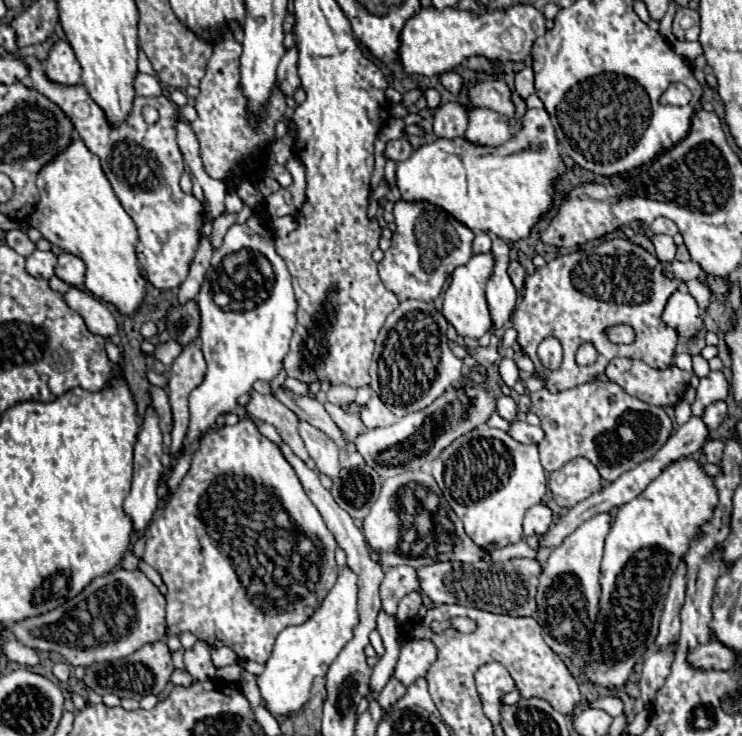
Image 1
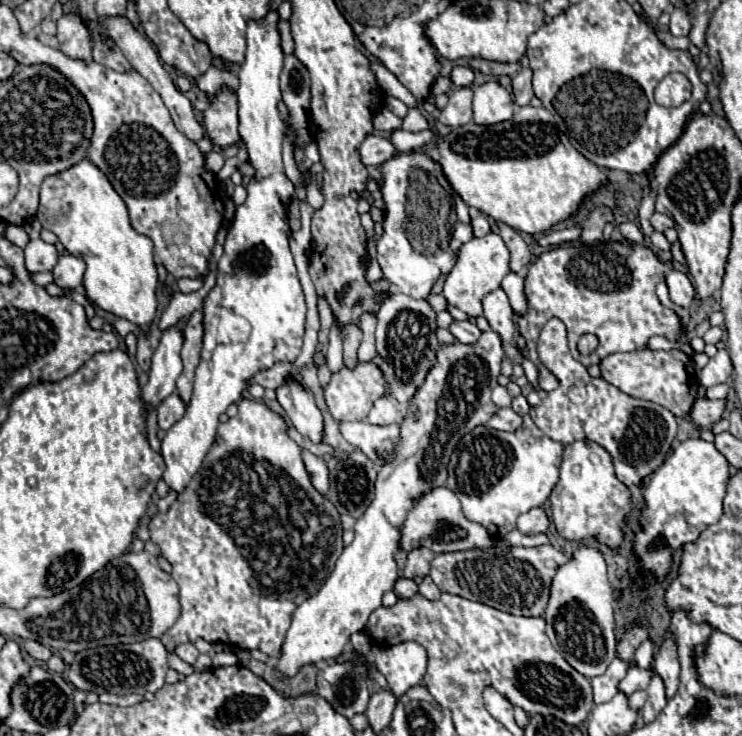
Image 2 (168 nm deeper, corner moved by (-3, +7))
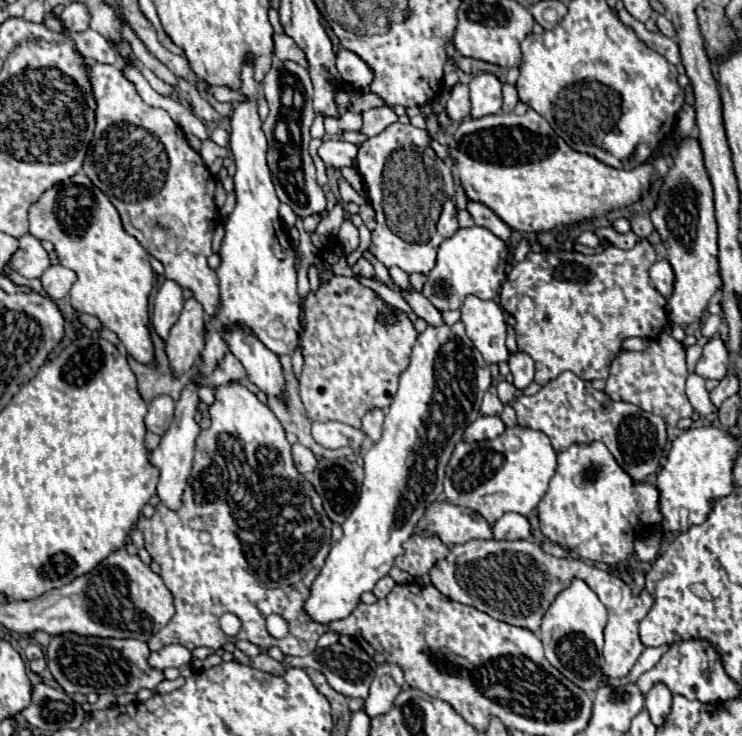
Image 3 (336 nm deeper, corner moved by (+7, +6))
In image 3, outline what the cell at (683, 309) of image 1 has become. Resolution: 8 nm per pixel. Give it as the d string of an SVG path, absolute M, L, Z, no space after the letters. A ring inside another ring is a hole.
M660 259L660 261L656 261L650 267L650 279L652 279L654 287L660 291L660 295L664 299L668 299L672 295L672 289L674 289L674 271L672 271L672 267L670 267L670 263L666 259Z

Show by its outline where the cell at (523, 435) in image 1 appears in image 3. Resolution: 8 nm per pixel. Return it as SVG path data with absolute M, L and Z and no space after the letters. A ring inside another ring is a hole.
M478 417L466 431L464 431L464 441L484 441L484 439L496 439L504 431L504 423L500 417Z

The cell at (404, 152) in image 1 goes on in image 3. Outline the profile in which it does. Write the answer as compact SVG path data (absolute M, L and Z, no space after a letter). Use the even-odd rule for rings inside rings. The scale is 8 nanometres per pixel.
M330 137L318 147L318 157L324 161L326 167L334 167L334 169L350 167L356 155L358 155L358 145L346 143L338 137Z

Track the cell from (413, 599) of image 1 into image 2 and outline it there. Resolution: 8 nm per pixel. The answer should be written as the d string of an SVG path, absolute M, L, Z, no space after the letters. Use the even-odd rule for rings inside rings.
M398 578L396 584L394 584L394 594L400 598L400 600L406 600L410 596L414 596L418 592L418 586L414 580L404 580L404 578Z

